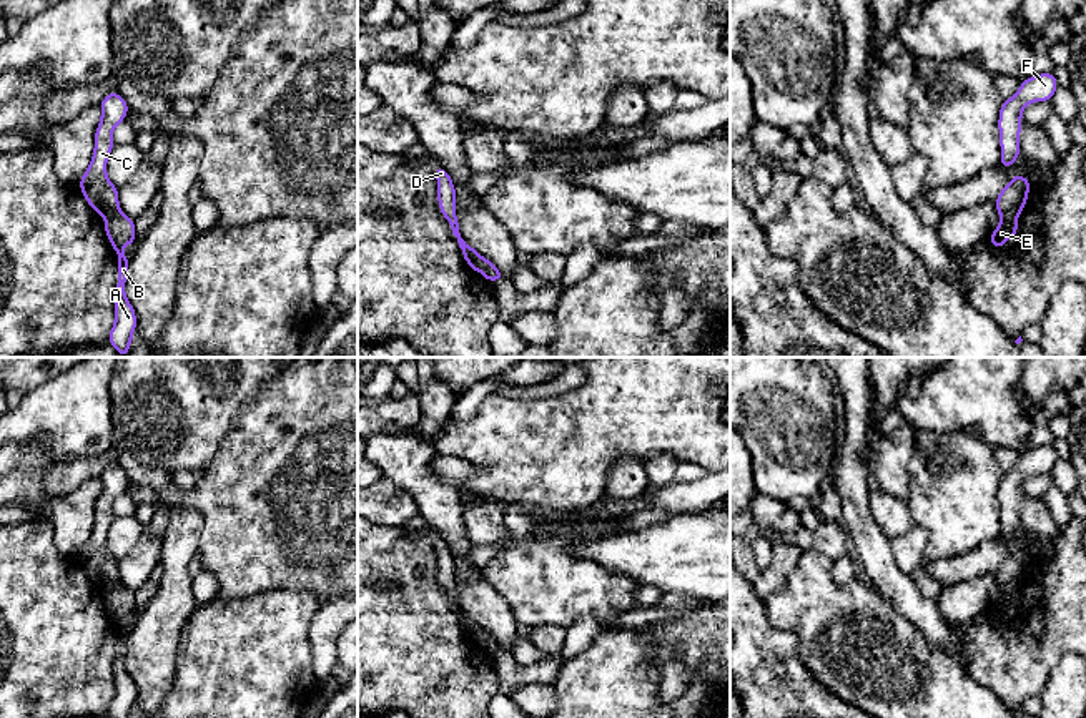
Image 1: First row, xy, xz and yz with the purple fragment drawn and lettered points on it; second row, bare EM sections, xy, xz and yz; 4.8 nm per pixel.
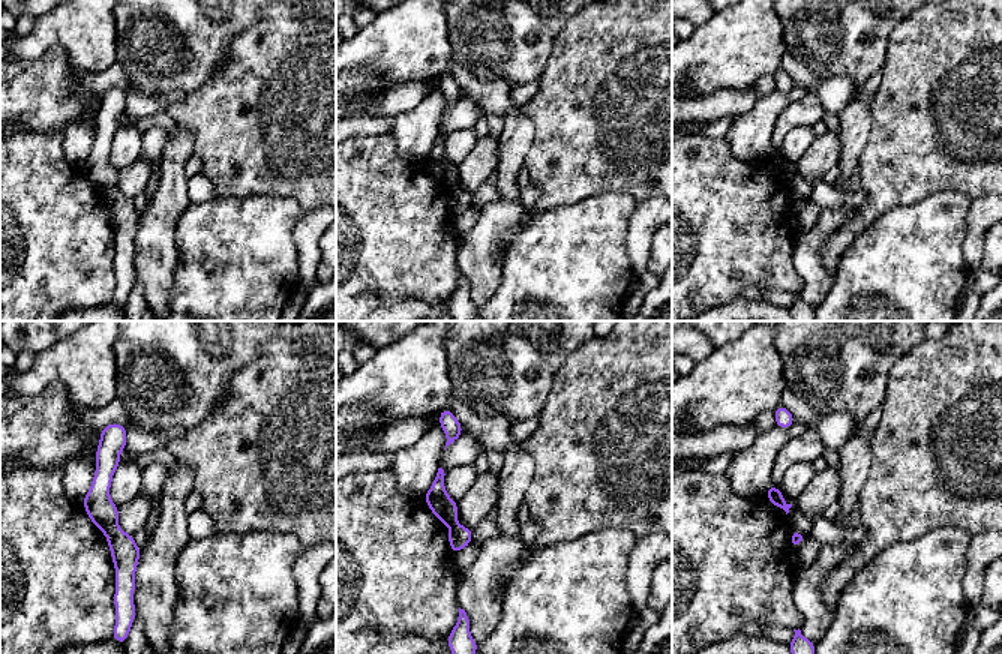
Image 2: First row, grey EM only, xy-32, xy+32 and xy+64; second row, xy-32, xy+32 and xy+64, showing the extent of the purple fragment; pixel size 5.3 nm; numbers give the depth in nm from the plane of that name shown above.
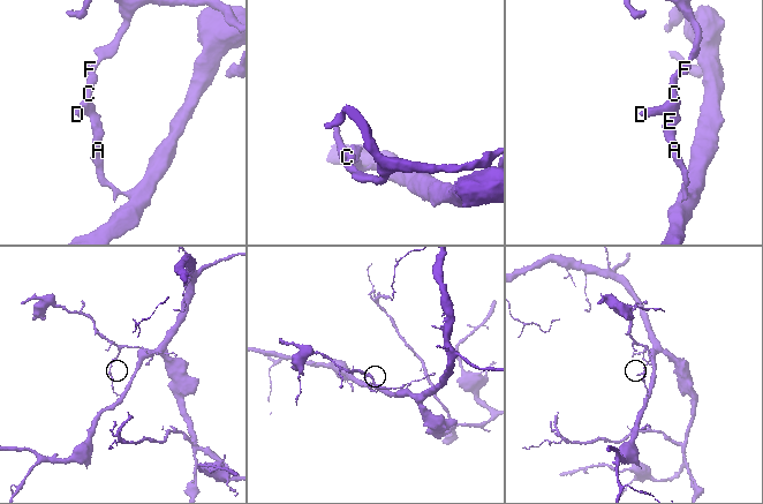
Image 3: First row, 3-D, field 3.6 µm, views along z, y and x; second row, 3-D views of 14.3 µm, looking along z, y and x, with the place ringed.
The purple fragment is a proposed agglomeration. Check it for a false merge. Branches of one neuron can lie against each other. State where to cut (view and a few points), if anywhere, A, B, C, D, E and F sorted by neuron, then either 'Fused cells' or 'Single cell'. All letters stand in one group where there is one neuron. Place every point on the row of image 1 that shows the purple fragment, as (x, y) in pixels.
Split along yz (1016, 213), (1002, 218). Groups: A B E / C D F. Fused cells

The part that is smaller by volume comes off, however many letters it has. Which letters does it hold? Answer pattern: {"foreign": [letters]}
{"foreign": ["C", "D", "F"]}

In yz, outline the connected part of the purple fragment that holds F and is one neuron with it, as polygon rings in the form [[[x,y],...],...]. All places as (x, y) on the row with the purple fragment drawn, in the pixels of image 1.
[[[1038,73],[1021,81],[1016,95],[1003,101],[998,120],[1001,146],[1000,165],[1003,168],[1011,168],[1021,155],[1019,131],[1023,125],[1023,108],[1034,101],[1051,101],[1058,86],[1054,73]]]

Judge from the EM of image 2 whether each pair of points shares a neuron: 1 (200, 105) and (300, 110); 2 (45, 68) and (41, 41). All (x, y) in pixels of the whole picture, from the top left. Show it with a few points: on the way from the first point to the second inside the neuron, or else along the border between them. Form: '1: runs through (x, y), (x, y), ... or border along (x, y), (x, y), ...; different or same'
1: runs through (225, 105), (245, 104), (255, 110), (275, 110); same
2: border along (15, 60), (36, 60), (60, 50), (75, 71); different

